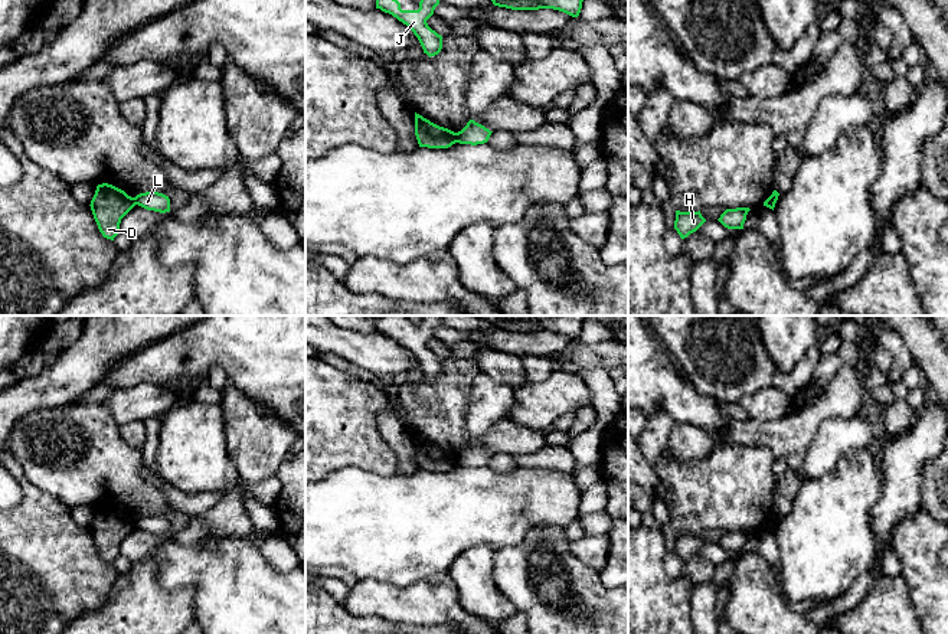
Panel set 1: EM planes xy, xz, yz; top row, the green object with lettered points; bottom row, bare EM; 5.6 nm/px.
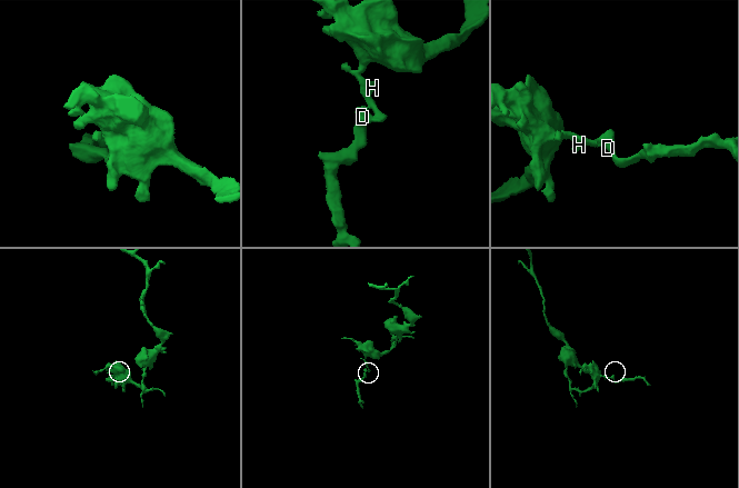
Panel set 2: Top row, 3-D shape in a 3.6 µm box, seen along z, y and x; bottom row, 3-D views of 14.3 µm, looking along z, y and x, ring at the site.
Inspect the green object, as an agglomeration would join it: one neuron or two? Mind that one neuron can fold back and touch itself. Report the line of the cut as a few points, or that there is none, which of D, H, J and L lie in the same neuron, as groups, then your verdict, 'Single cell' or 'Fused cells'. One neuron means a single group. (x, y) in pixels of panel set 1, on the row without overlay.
Split along xz (455, 456), (457, 464). Groups: D / H J L. Fused cells

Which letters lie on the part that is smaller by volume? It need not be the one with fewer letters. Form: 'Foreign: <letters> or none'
Foreign: D

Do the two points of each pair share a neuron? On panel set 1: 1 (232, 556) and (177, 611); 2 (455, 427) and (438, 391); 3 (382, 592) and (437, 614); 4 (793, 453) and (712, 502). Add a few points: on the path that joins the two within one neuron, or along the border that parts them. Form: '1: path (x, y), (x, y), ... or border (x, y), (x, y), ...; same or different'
1: border (160, 587), (166, 590), (192, 588), (195, 618); different
2: path (447, 418), (438, 409), (438, 399); same
3: path (395, 604), (424, 604); same
4: border (744, 444), (765, 445), (777, 457); different

